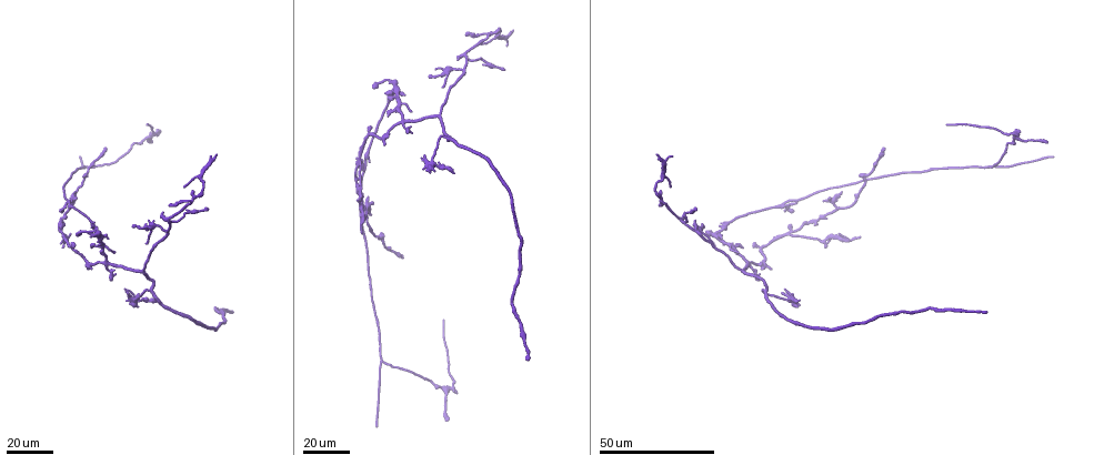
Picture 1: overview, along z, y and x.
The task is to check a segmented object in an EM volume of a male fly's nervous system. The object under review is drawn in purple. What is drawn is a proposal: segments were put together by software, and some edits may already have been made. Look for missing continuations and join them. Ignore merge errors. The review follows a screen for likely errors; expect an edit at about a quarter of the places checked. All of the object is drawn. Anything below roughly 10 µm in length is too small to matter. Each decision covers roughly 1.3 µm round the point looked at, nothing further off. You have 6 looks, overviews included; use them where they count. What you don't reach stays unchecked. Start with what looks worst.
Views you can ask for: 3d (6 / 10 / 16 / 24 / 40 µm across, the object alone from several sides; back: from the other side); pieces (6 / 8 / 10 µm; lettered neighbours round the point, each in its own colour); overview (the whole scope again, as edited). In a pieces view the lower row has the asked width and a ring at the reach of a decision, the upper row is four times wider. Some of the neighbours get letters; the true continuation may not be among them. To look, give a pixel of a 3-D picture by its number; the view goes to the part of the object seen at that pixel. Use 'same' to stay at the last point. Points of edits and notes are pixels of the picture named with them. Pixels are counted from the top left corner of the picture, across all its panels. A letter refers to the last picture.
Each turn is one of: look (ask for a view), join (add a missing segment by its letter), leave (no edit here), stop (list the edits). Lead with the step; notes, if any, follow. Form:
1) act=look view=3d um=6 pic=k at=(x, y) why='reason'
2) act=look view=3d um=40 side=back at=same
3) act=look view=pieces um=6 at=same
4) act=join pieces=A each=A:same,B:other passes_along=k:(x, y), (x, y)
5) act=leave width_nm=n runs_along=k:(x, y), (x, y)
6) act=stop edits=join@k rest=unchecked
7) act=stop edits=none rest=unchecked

act=look view=3d um=40 pic=1 at=(378, 426) why='tapers out'

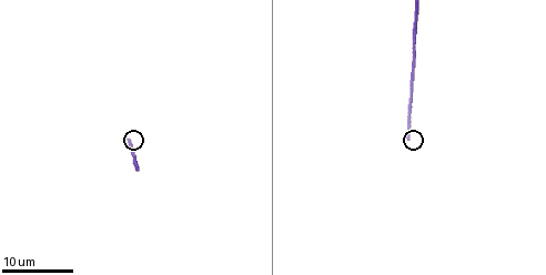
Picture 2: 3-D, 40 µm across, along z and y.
act=look view=3d um=10 pic=2 at=(409, 139) why='closer look'

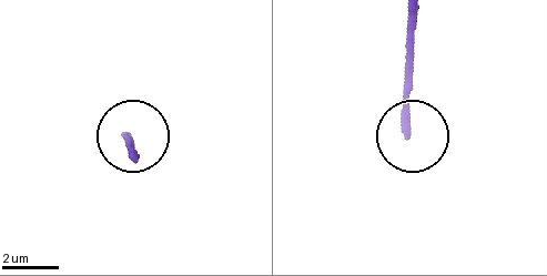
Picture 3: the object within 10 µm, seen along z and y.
act=look view=pieces um=8 pic=3 at=(409, 136)

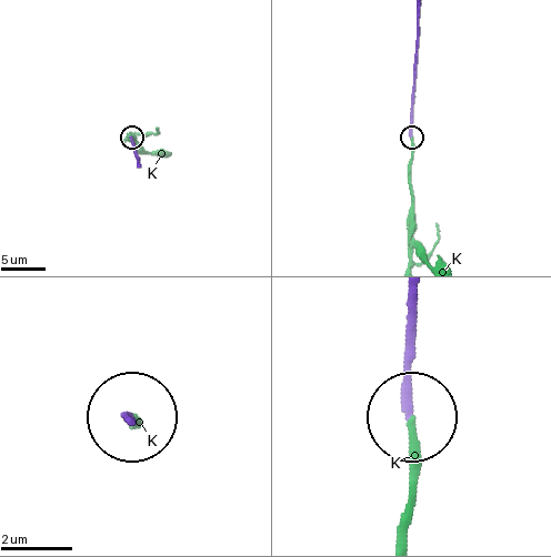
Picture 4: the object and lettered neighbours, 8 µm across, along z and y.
act=join pieces=K each=K:same passes_along=4:(412, 326), (412, 512), (403, 538) found='it goes on there'

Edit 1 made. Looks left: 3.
act=look view=overview

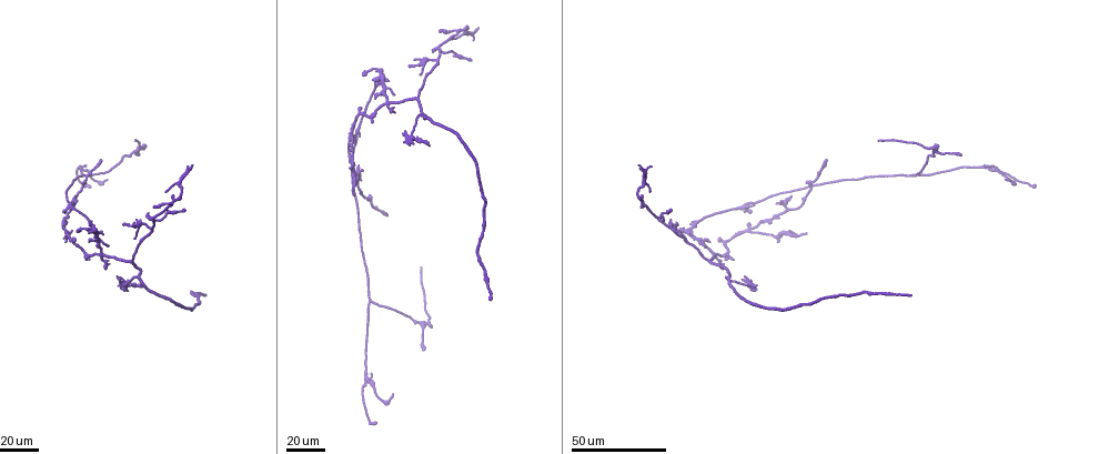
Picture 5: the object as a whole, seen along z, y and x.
act=look view=3d um=24 pic=5 at=(491, 301) why='end of a long branch'

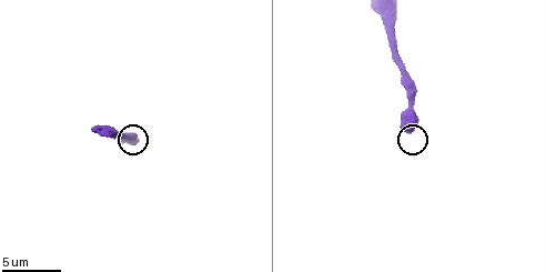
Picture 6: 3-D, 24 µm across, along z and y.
act=look view=pieces um=8 pic=6 at=(406, 130) why='see the neighbours'

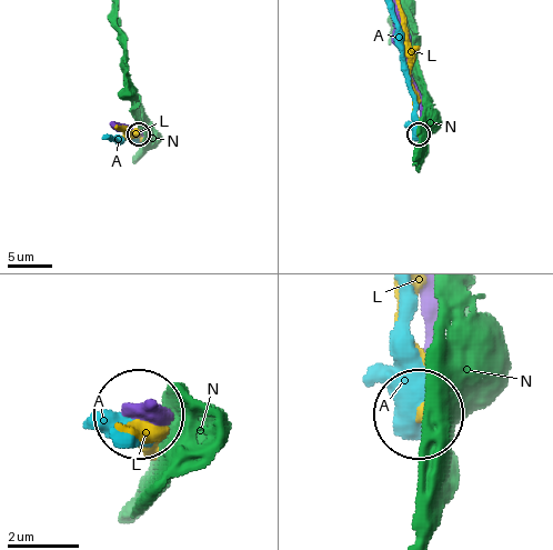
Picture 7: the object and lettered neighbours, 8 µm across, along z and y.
act=leave each=A:other,L:other,N:other found='no lettered segment goes on from it'

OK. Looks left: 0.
act=stop edits=join@4 rest=unchecked

